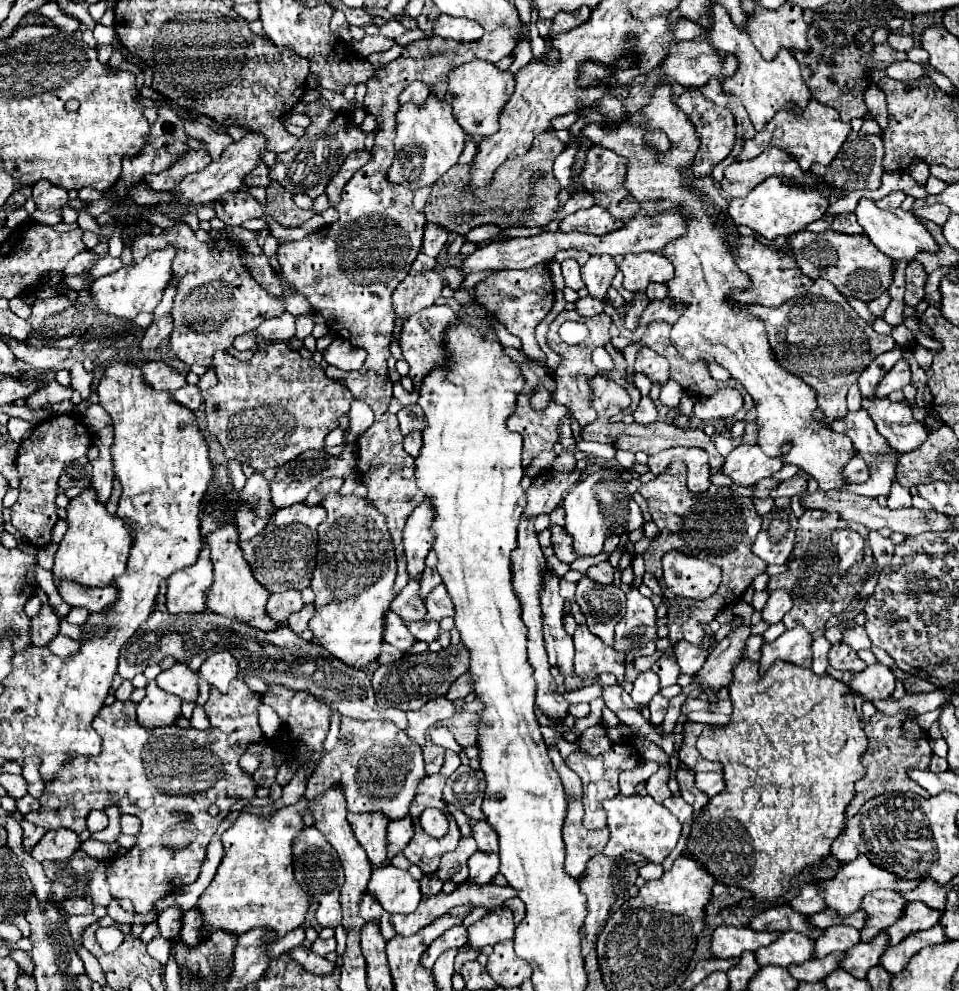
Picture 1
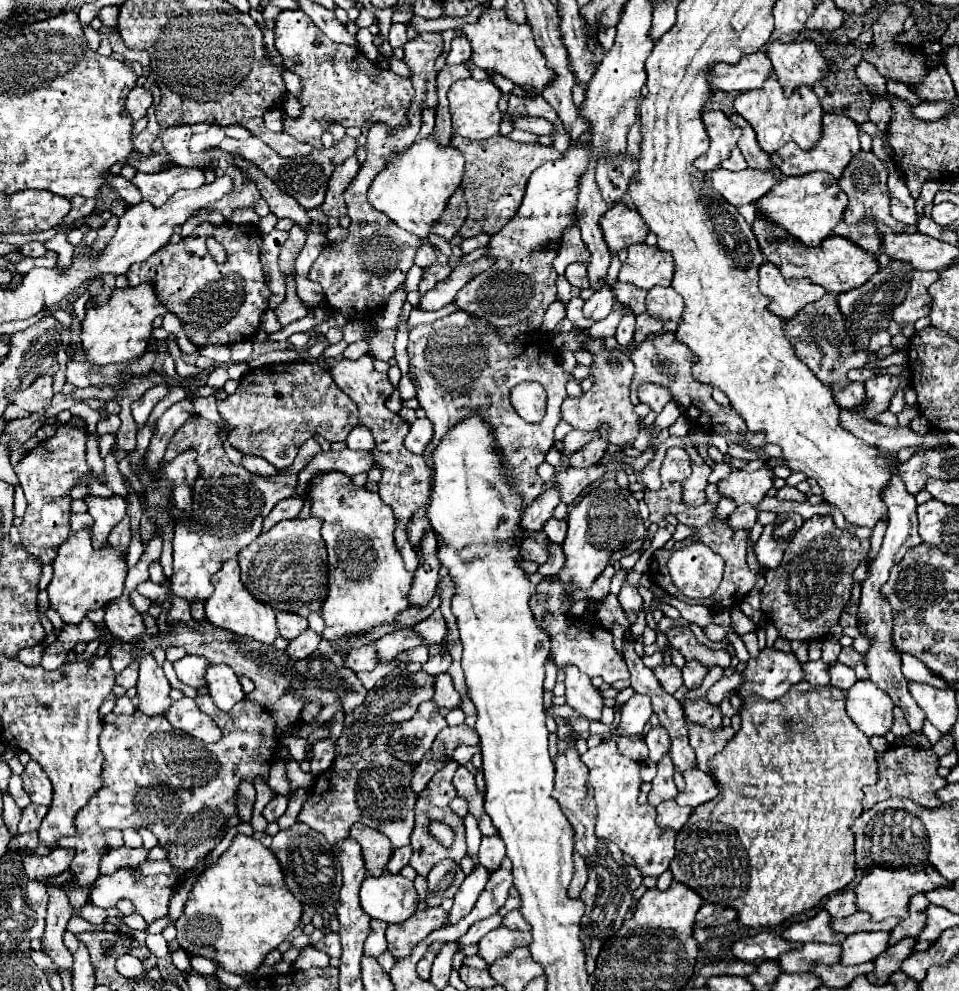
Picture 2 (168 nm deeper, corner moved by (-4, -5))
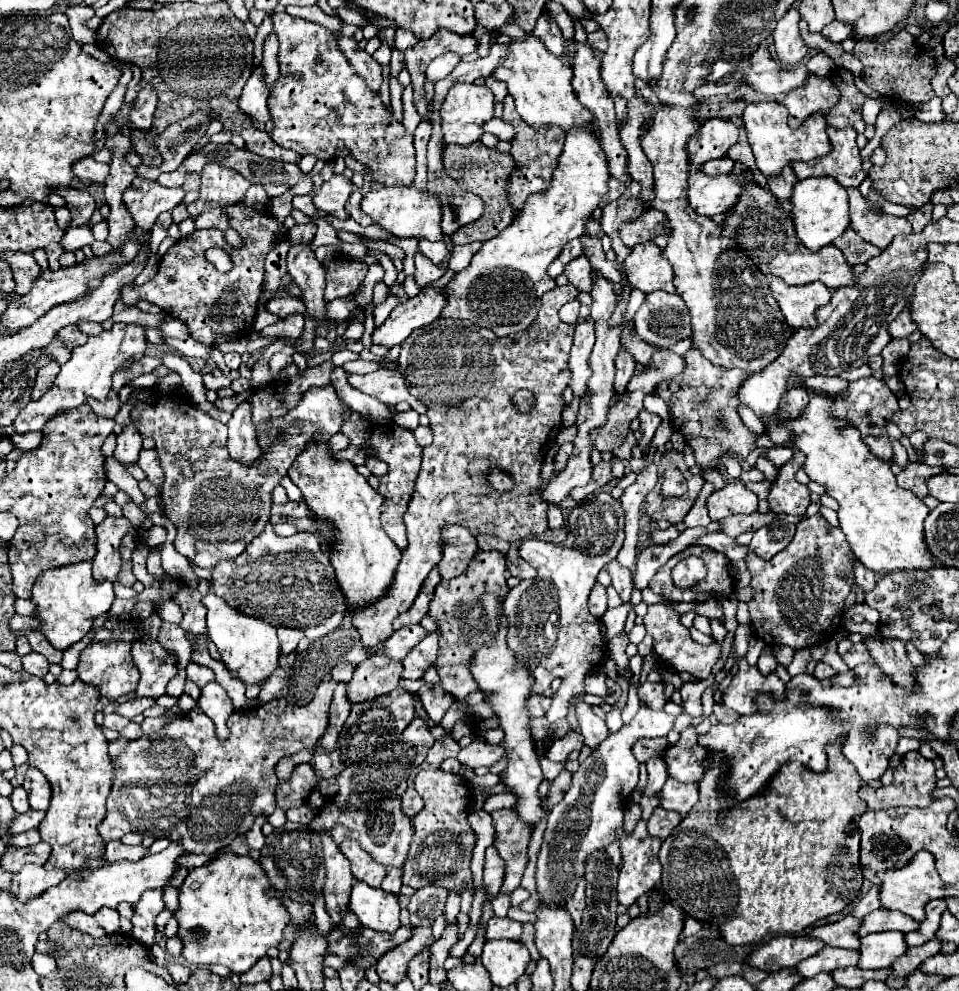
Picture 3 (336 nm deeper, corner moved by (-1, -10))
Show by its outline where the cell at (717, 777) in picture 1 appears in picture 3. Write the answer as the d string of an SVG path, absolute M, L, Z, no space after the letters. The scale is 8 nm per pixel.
M668 778L660 792L660 806L666 810L674 810L682 816L690 812L690 808L698 802L698 784L682 784L678 780Z

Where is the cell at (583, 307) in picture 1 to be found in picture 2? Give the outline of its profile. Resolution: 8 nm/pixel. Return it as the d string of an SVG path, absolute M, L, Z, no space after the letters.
M581 297L571 299L571 301L569 301L569 305L567 305L567 319L569 319L575 327L589 329L595 321L593 321L593 319L585 319L585 315L583 315L581 307L583 307L583 299L581 299Z

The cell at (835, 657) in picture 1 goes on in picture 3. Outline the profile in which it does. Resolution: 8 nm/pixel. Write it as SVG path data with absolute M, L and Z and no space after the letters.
M858 642L850 648L850 652L846 652L844 656L844 662L848 664L848 668L854 668L858 664L864 664L864 662L872 662L872 656L868 652L868 648L864 646L864 642Z

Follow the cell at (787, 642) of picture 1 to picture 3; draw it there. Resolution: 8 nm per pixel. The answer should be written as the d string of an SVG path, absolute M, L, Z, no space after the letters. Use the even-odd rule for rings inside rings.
M744 658L738 660L738 666L740 666L740 672L734 676L732 684L722 694L722 702L728 708L736 710L742 716L750 716L756 710L756 704L754 704L756 694L772 692L776 698L782 698L786 686L776 674L762 676L760 670L756 666L748 666ZM728 696L730 696L730 700L728 700Z

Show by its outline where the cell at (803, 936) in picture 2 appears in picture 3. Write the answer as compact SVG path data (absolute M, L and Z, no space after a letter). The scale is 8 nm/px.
M846 916L846 918L838 920L838 922L816 926L810 936L824 940L828 946L836 946L836 948L858 948L860 938L854 936L854 932L858 932L858 924L862 924L860 918Z

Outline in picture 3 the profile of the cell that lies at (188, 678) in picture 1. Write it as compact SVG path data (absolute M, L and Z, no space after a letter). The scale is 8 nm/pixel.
M190 662L190 664L188 664L186 674L188 674L188 678L190 678L198 688L204 688L208 682L214 682L214 672L212 672L212 668L202 666L202 664L196 664L196 662Z

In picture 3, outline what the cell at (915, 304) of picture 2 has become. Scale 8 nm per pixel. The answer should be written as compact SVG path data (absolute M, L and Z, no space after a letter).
M908 308L902 314L898 314L898 318L888 326L890 338L908 338L914 330L916 330L916 326L912 324L912 318L908 314Z

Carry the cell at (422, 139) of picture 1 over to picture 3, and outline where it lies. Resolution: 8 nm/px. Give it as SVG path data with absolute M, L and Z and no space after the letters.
M412 184L410 186L392 186L392 188L380 188L376 192L370 192L362 198L360 204L362 212L366 212L374 224L382 226L386 232L390 232L396 238L426 238L426 240L442 240L442 212L440 202L430 192L418 192Z

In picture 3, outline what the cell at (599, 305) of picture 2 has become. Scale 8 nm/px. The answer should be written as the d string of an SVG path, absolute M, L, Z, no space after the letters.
M580 322L576 326L574 344L570 350L570 382L574 398L584 398L588 394L588 380L590 380L590 366L588 358L594 346L594 326L590 322Z

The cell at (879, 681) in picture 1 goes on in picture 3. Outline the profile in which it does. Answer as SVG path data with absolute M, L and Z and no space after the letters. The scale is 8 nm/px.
M880 724L880 728L872 732L870 740L864 740L860 732L852 732L842 746L842 754L856 766L864 782L880 780L888 770L890 758L896 754L898 738L900 736L894 726Z

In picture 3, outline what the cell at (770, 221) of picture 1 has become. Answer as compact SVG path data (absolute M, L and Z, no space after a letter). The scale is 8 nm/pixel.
M806 178L806 180L800 180L794 186L794 194L792 194L790 202L794 204L792 220L796 224L798 238L812 252L818 252L822 246L834 244L834 240L838 236L842 236L842 232L846 232L846 228L850 226L848 194L846 194L846 188L842 188L834 178Z

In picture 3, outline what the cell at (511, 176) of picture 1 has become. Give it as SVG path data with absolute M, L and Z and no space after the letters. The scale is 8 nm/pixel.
M482 142L470 144L470 146L446 146L444 168L458 182L462 190L474 192L484 202L484 214L478 218L478 222L466 224L466 228L458 228L458 232L454 232L452 236L454 244L470 244L474 240L486 242L498 236L514 220L514 208L508 204L506 182L508 182L508 176L516 170L516 164L508 152L500 154L492 148L486 148Z

